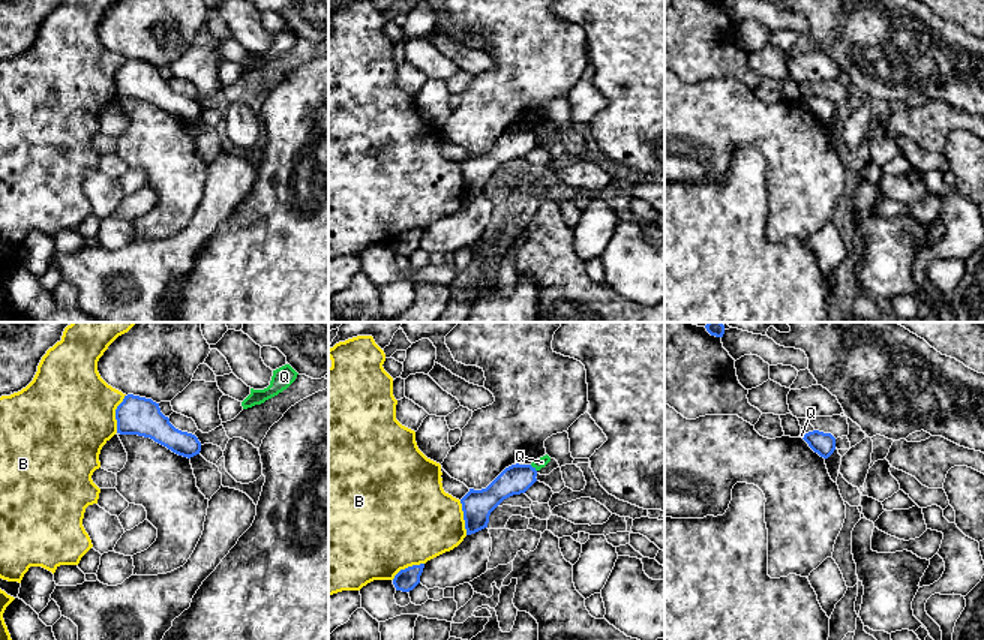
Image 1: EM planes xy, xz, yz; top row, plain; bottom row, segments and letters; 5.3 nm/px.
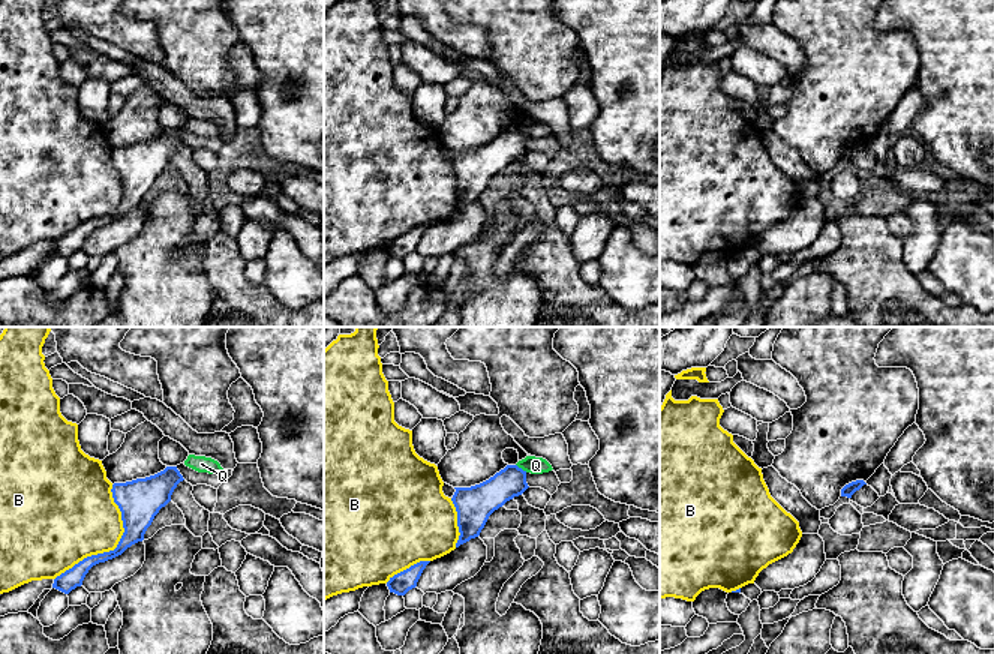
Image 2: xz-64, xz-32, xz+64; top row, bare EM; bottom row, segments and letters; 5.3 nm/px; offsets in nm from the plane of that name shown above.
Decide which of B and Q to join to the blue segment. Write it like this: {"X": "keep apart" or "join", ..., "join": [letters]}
{"B": "keep apart", "Q": "keep apart", "join": []}

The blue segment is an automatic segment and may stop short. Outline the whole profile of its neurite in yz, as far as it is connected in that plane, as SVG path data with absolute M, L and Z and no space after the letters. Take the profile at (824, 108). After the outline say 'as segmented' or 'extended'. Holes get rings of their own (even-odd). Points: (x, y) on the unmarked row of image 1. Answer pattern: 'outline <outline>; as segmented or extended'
outline M813 94L802 102L820 121L828 123L836 114L836 102L831 97Z; as segmented

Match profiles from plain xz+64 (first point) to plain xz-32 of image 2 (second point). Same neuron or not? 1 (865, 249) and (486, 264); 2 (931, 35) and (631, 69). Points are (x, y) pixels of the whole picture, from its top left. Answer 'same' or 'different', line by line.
1: different
2: same

